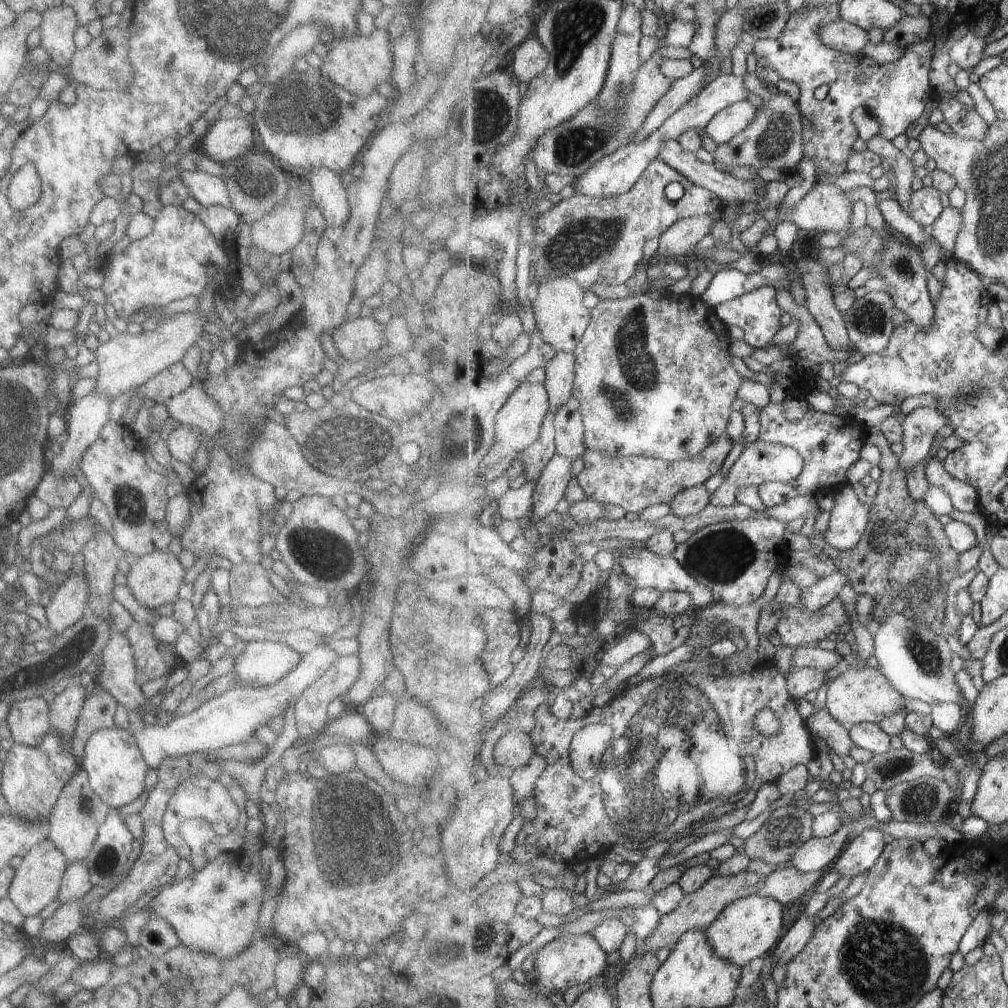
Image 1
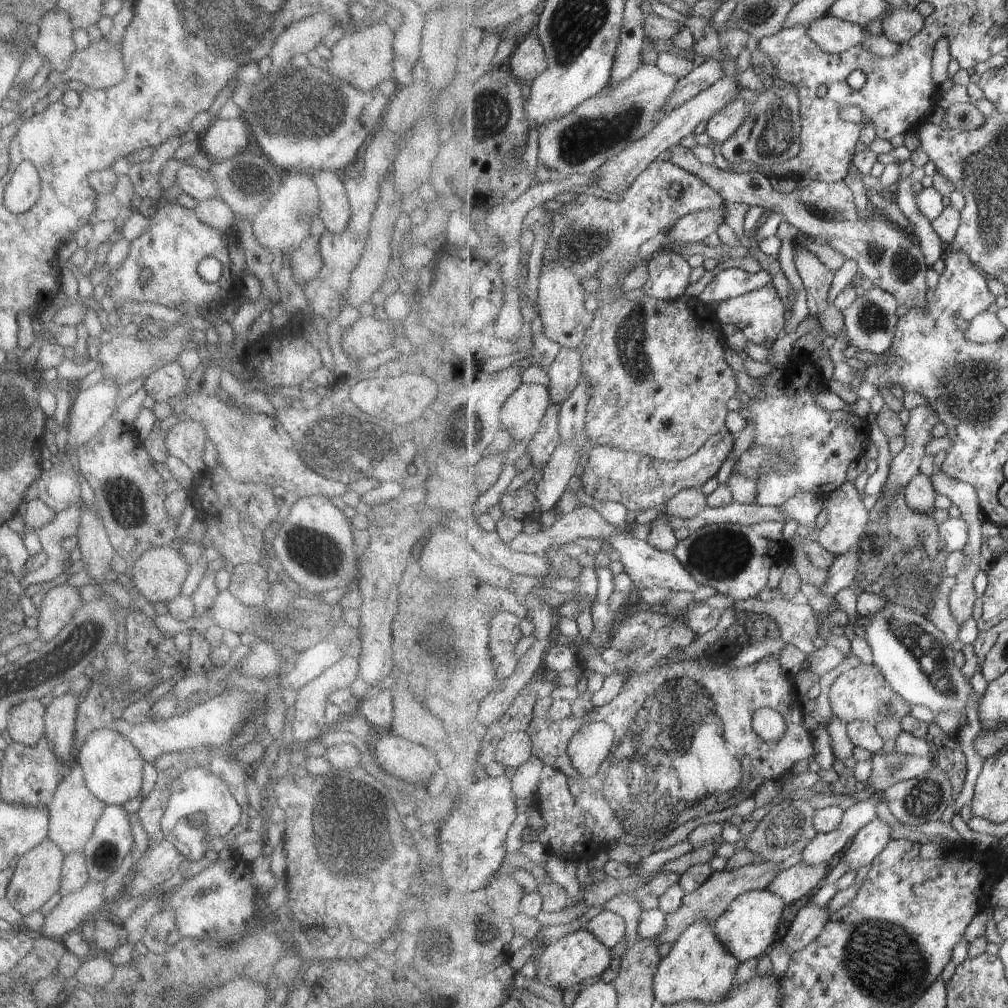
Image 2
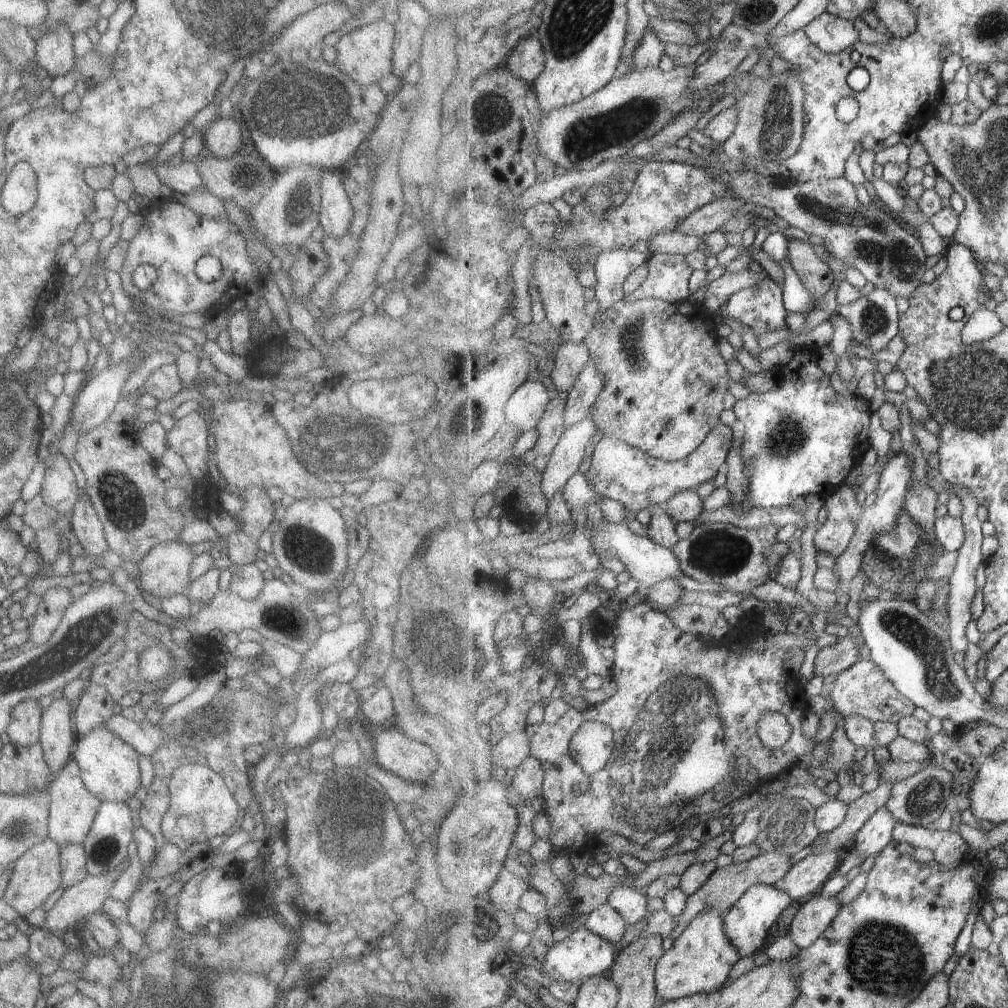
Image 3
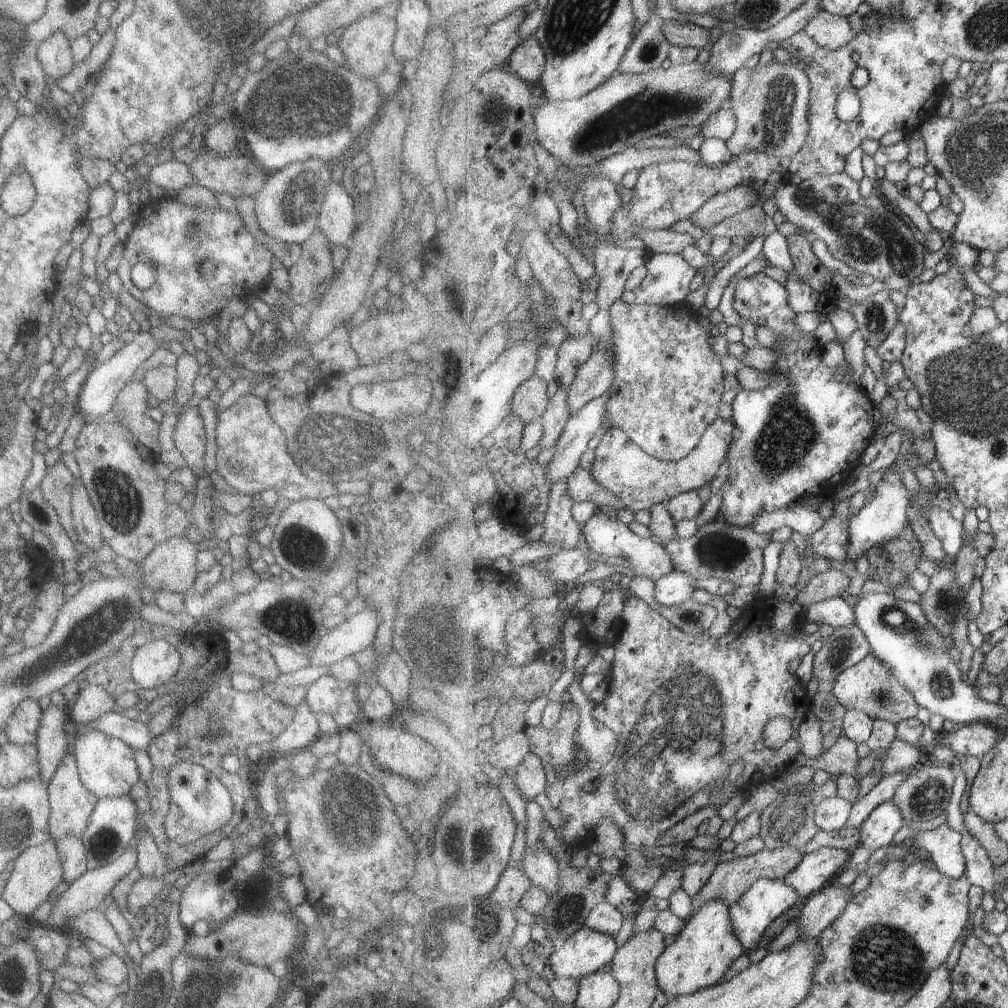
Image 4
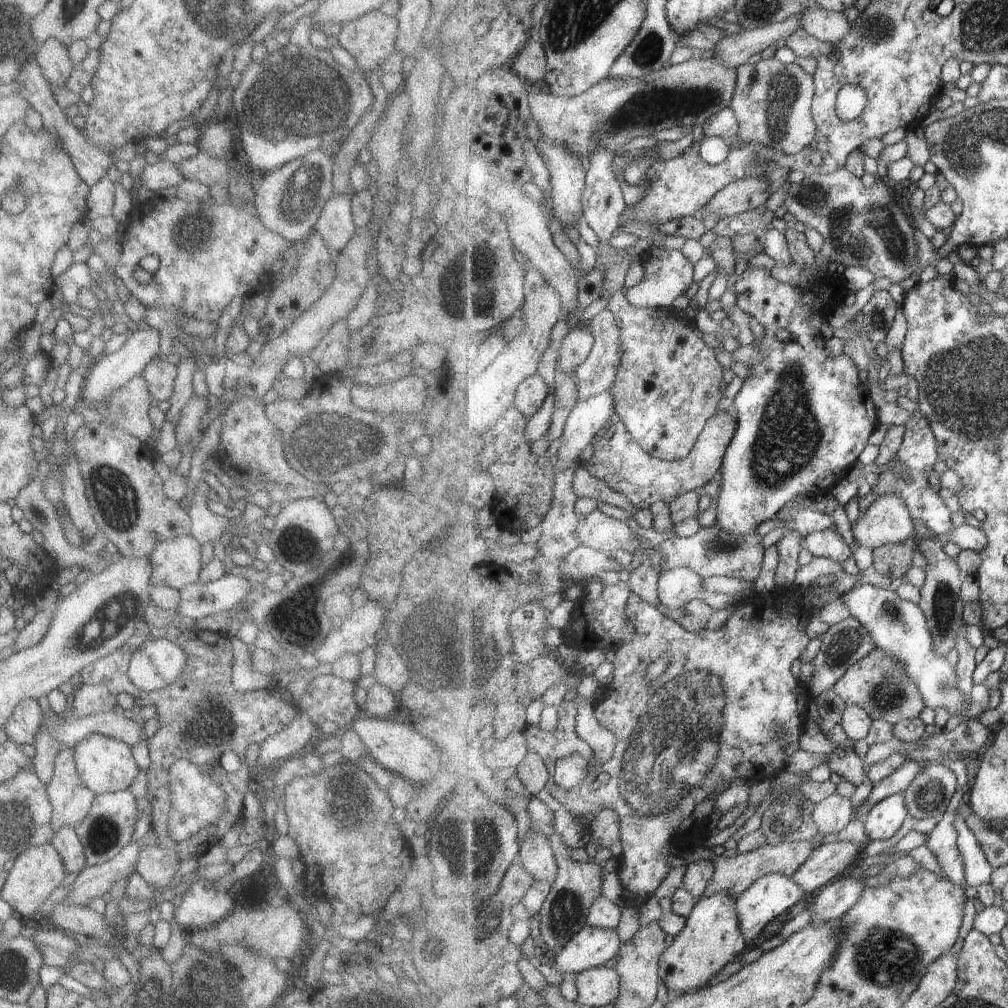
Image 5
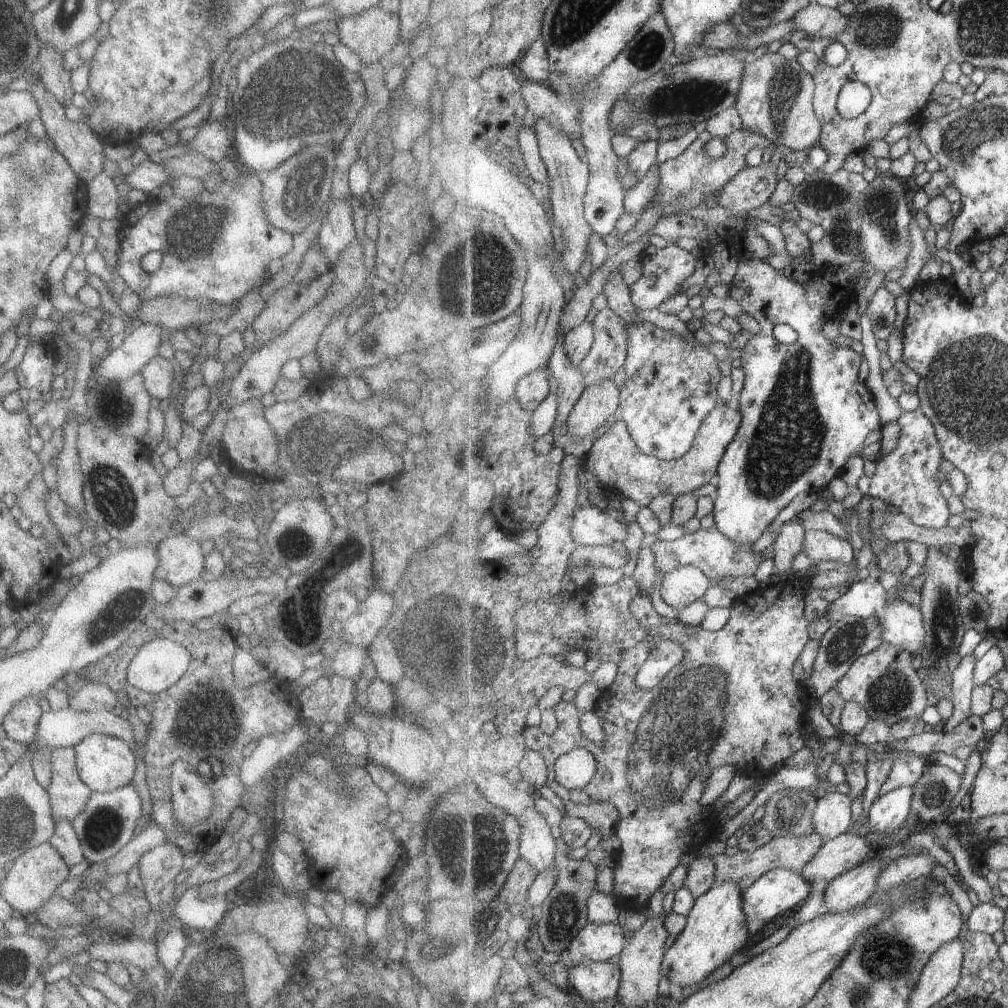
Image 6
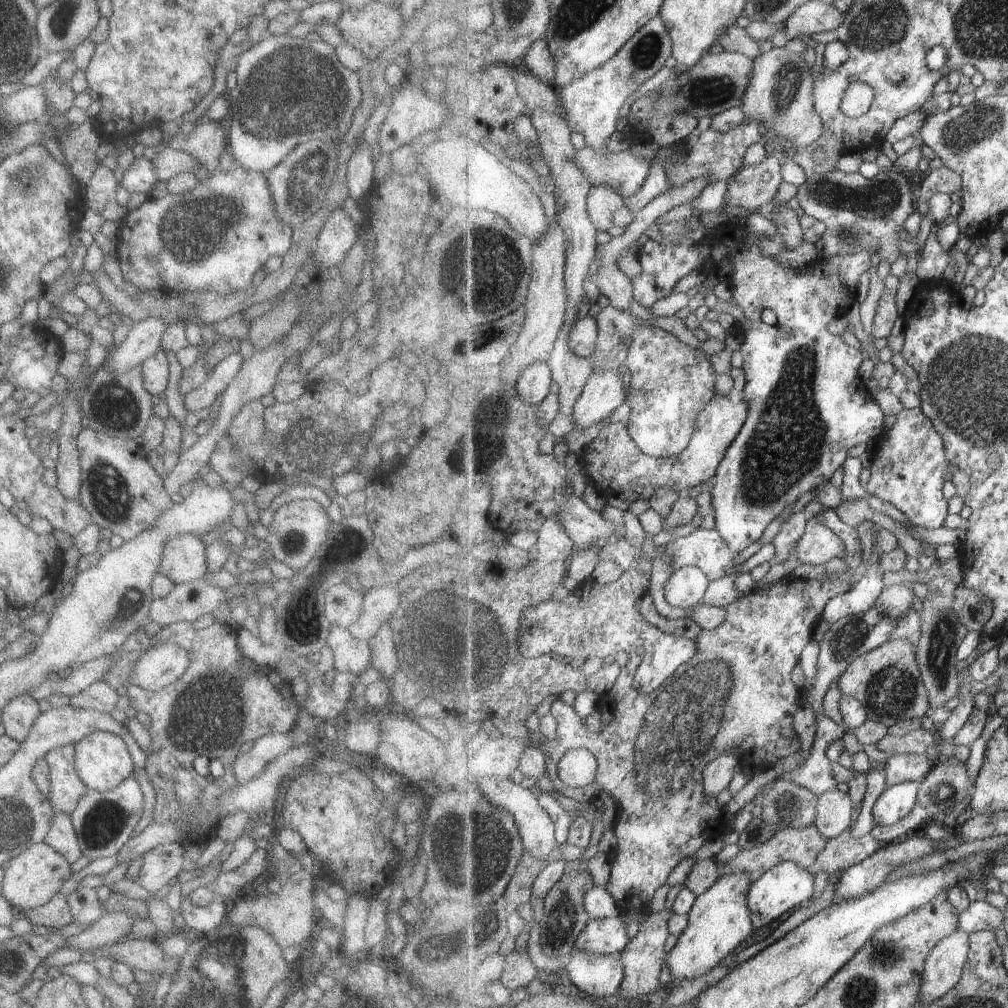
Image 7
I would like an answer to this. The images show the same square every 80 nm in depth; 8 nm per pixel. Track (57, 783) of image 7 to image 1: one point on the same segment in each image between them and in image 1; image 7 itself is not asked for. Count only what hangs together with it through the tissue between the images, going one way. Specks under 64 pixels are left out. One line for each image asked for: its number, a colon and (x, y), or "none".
1: (73, 821)
2: (72, 811)
3: (71, 808)
4: (70, 804)
5: (69, 800)
6: (67, 795)

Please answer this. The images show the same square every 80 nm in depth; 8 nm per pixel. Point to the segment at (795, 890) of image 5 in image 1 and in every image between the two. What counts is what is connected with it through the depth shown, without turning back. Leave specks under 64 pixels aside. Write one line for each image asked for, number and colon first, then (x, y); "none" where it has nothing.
1: (747, 930)
2: (747, 927)
3: (747, 923)
4: (766, 900)

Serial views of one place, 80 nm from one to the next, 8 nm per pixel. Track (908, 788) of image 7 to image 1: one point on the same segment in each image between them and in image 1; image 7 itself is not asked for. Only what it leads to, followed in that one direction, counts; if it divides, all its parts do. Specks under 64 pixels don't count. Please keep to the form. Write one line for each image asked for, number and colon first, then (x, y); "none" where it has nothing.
1: (862, 853)
2: (870, 841)
3: (878, 832)
4: (879, 830)
5: (886, 819)
6: (890, 811)

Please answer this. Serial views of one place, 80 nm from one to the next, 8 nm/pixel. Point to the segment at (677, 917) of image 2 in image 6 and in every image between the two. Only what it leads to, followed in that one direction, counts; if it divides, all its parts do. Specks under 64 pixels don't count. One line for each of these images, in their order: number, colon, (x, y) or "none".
3: (726, 886)
4: (731, 880)
5: (736, 874)
6: (746, 867)

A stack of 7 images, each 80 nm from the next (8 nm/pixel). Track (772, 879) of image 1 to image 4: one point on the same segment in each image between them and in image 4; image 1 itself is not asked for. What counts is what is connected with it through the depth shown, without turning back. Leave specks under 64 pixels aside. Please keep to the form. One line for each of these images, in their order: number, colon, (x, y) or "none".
2: (796, 884)
3: (805, 879)
4: (818, 869)

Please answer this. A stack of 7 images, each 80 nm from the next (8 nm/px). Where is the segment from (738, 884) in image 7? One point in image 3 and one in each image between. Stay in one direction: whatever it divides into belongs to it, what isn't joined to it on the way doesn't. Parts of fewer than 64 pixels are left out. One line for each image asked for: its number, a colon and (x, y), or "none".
3: (700, 961)
4: (701, 955)
5: (712, 939)
6: (717, 929)

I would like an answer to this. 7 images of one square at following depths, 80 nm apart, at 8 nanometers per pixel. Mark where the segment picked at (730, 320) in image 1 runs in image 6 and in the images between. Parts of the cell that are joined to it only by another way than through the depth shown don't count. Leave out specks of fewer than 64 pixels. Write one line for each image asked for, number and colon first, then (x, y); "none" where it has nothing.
2: (760, 314)
3: (761, 308)
4: (803, 435)
5: (803, 418)
6: (804, 410)

